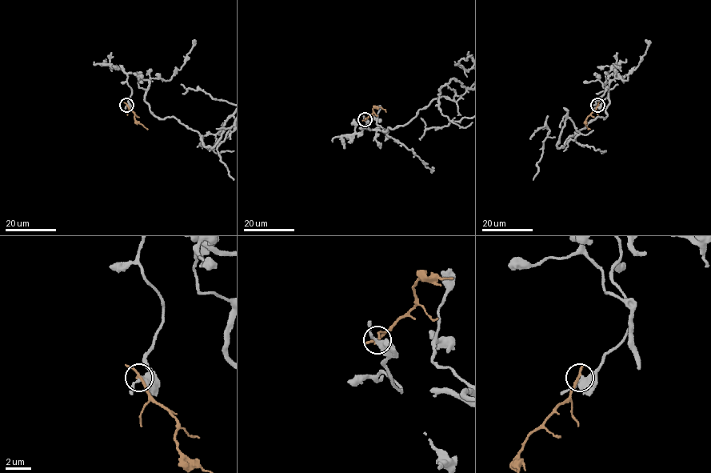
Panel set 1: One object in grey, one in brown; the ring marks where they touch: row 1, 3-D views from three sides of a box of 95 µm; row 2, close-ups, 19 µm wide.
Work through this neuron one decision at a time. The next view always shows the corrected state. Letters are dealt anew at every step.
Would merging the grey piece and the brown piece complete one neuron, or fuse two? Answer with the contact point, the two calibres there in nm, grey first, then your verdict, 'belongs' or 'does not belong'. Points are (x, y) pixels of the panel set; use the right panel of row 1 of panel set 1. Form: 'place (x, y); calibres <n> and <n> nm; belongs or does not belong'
place (597, 105); calibres 360 and 180 nm; does not belong

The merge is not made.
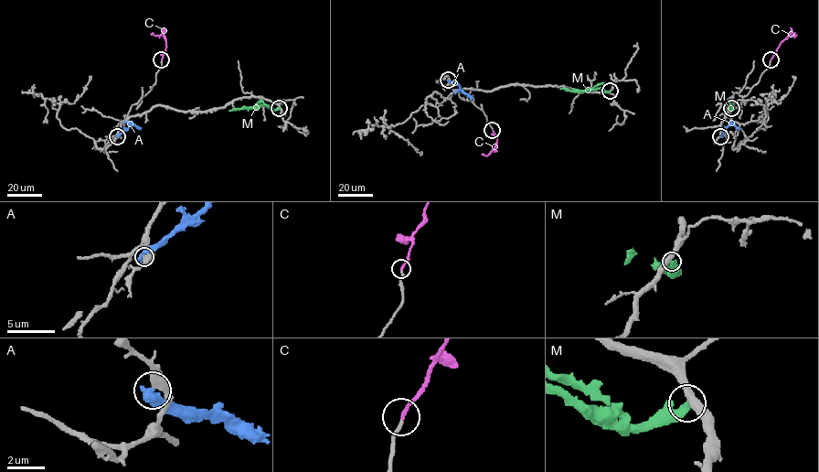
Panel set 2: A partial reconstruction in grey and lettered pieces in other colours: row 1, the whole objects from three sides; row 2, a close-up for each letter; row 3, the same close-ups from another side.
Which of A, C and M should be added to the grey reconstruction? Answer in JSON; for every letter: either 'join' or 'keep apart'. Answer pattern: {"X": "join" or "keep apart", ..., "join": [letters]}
{"A": "keep apart", "C": "join", "M": "keep apart", "join": ["C"]}

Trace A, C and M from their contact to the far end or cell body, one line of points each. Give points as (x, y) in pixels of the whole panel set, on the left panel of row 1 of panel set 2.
A: (117, 136), (131, 123), (140, 129)
C: (161, 59), (166, 45), (164, 36), (151, 34)
M: (279, 107), (272, 110), (258, 105), (229, 111)

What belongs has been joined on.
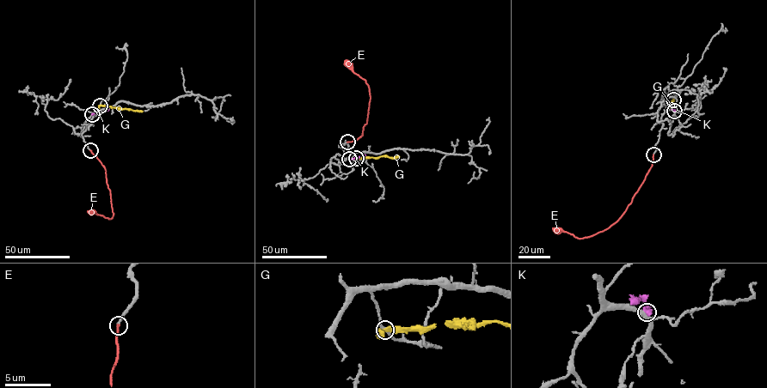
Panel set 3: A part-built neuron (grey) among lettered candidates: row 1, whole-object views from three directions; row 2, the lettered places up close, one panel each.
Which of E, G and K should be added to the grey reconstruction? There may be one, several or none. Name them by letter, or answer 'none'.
none

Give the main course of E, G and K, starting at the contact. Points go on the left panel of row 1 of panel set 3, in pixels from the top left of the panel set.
E: (90, 150), (106, 171), (113, 214), (109, 219), (88, 211)
G: (100, 106), (143, 111)
K: (92, 114), (108, 109)

